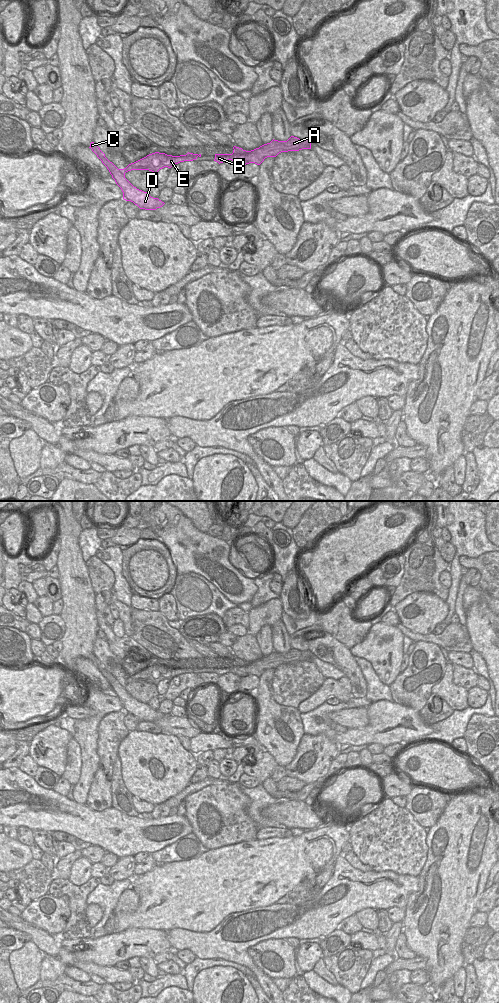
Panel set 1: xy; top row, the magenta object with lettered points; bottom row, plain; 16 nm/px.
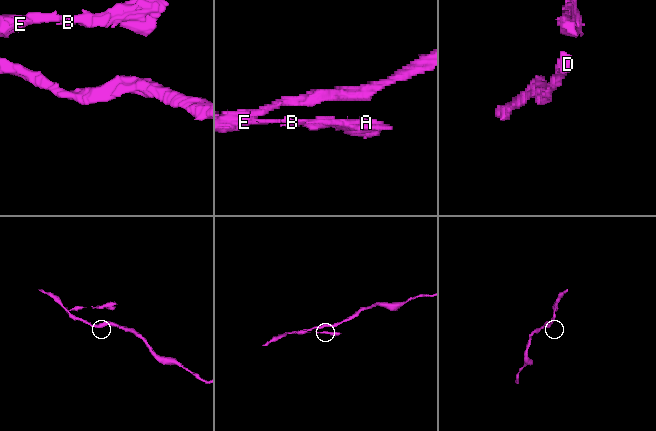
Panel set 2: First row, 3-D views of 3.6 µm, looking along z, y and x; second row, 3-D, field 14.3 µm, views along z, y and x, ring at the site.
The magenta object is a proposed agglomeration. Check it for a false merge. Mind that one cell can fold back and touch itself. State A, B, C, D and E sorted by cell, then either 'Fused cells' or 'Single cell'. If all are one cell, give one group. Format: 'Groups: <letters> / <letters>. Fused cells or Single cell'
Groups: A B E / C D. Fused cells

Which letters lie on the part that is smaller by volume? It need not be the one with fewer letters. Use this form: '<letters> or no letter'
A, B, E

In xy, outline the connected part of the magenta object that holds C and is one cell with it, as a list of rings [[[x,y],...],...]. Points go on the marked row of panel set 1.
[[[90,143],[92,151],[97,155],[97,157],[102,161],[102,163],[107,167],[112,178],[115,180],[116,184],[121,188],[123,192],[123,199],[126,201],[131,201],[137,205],[140,209],[145,210],[156,210],[162,207],[165,203],[158,198],[151,197],[148,192],[134,187],[126,178],[125,173],[126,168],[118,169],[112,162],[110,162],[105,154],[100,150],[100,148],[94,143]]]

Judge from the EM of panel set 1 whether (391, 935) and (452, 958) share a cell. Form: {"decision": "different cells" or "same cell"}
{"decision": "different cells"}

